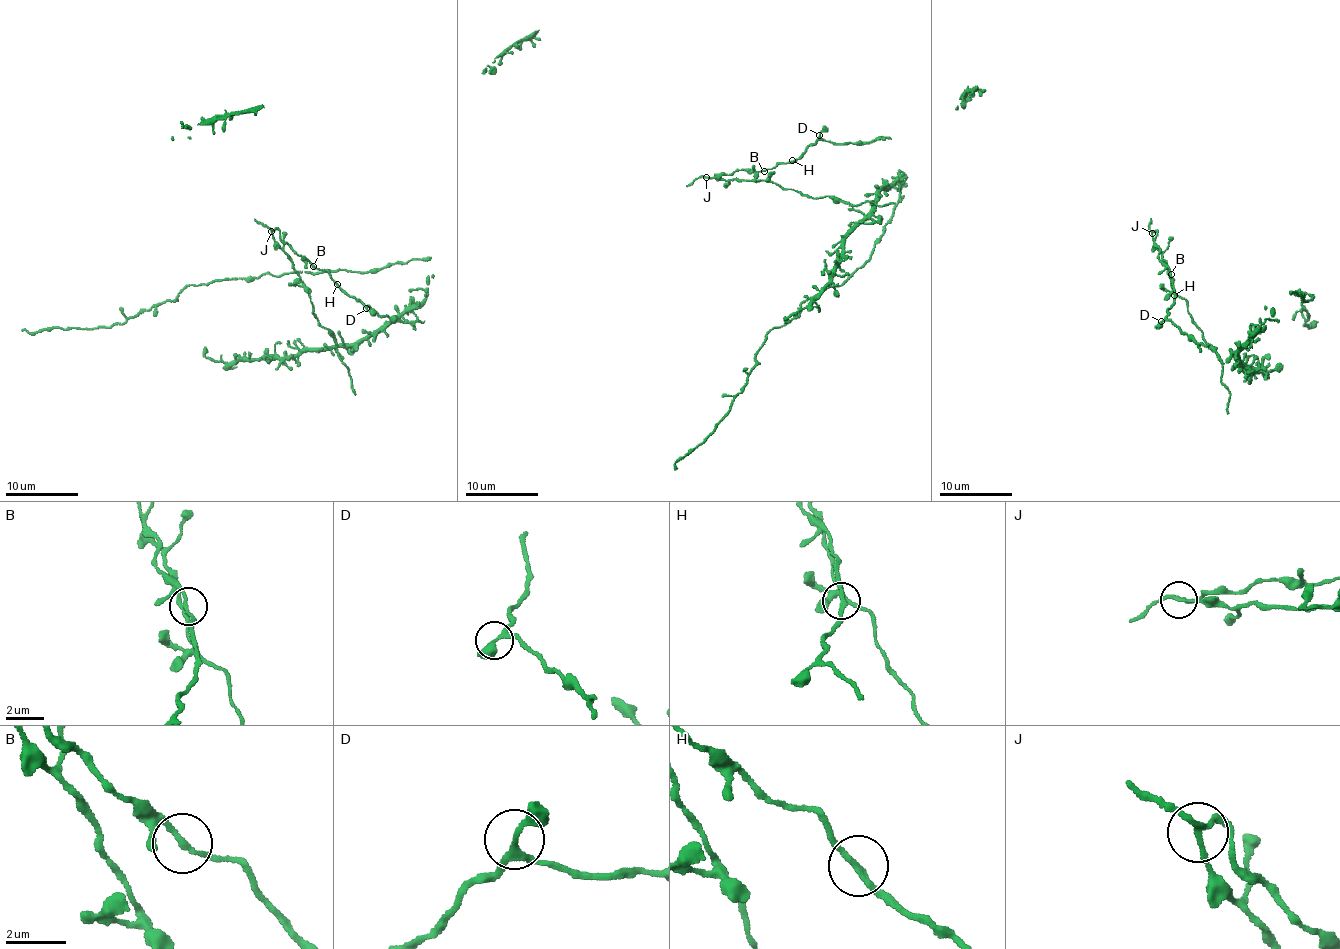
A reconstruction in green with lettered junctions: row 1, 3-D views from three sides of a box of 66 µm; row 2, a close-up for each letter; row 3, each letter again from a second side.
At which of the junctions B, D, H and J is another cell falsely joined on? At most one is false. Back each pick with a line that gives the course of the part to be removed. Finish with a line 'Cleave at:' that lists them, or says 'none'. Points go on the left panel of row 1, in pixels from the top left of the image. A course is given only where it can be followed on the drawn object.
J: (271, 232), (286, 254), (291, 268), (306, 286), (316, 321), (330, 333), (356, 394)
Cleave at: J

